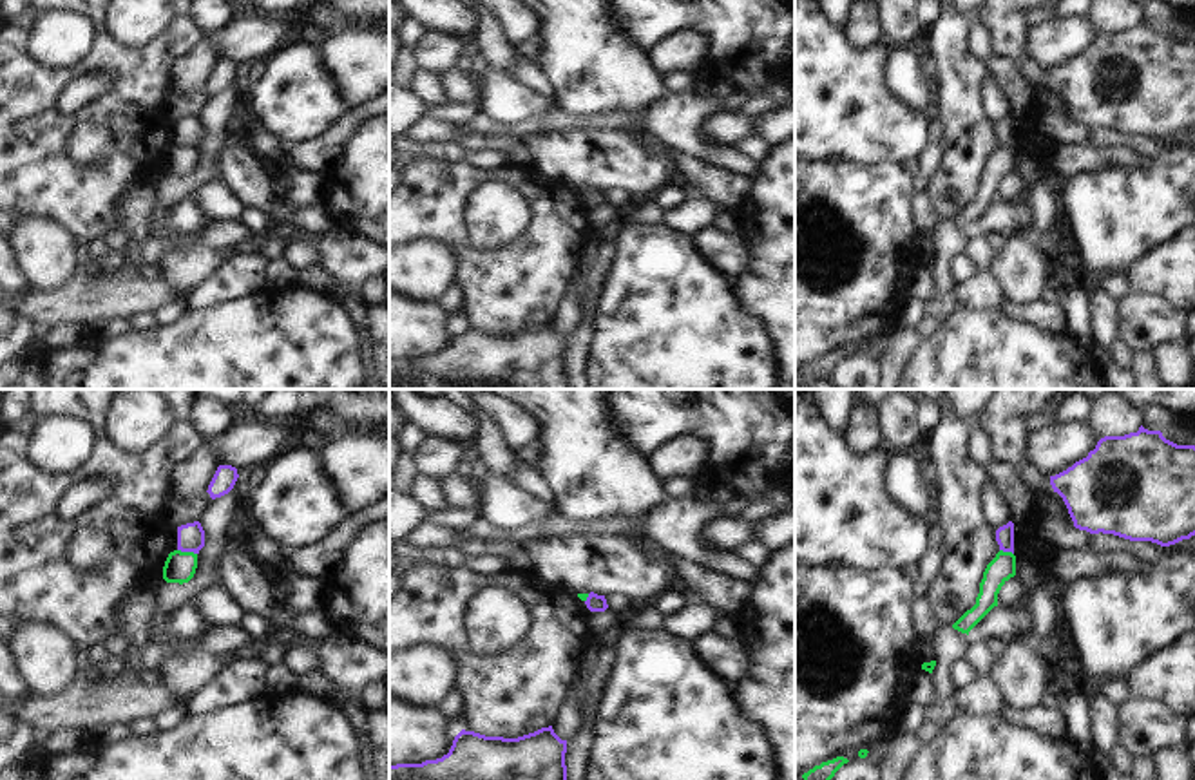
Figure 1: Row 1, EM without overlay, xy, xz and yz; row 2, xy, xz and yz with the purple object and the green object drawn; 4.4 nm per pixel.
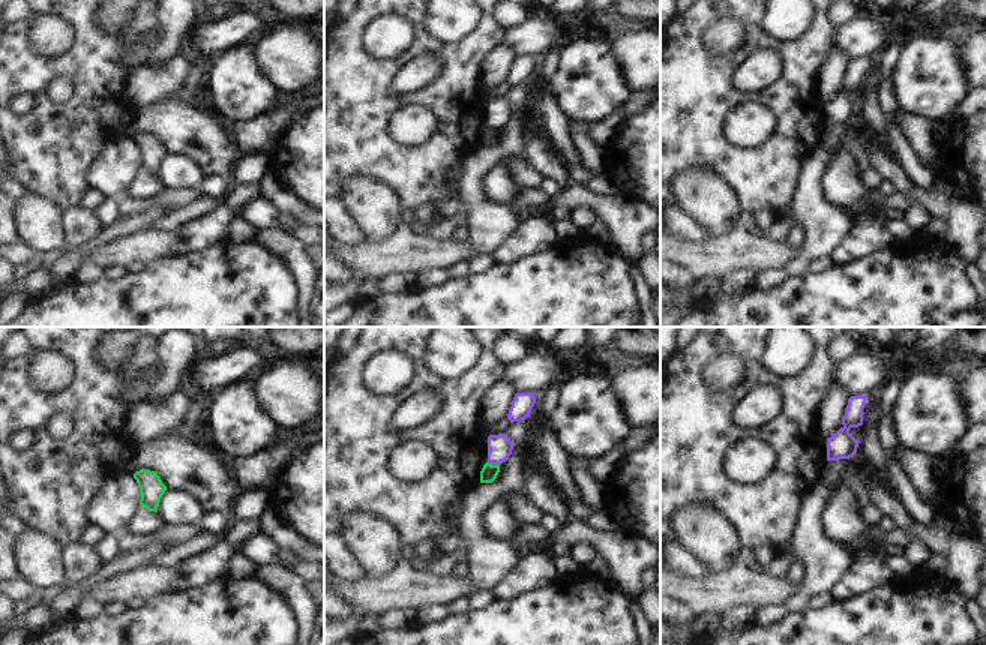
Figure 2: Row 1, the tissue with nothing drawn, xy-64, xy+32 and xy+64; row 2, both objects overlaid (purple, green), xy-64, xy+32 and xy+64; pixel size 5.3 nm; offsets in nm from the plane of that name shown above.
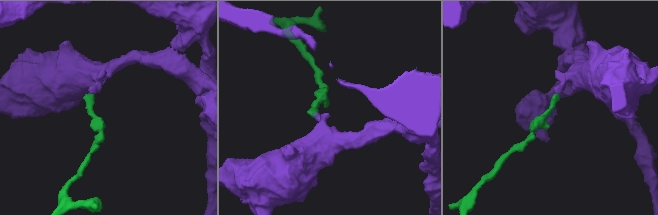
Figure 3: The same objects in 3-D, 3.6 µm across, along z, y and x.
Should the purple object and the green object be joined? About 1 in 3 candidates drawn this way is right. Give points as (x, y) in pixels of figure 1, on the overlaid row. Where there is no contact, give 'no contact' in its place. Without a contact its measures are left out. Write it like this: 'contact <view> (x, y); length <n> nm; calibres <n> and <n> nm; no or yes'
contact xy (187, 551); length 90 nm; calibres 130 and 140 nm; no

